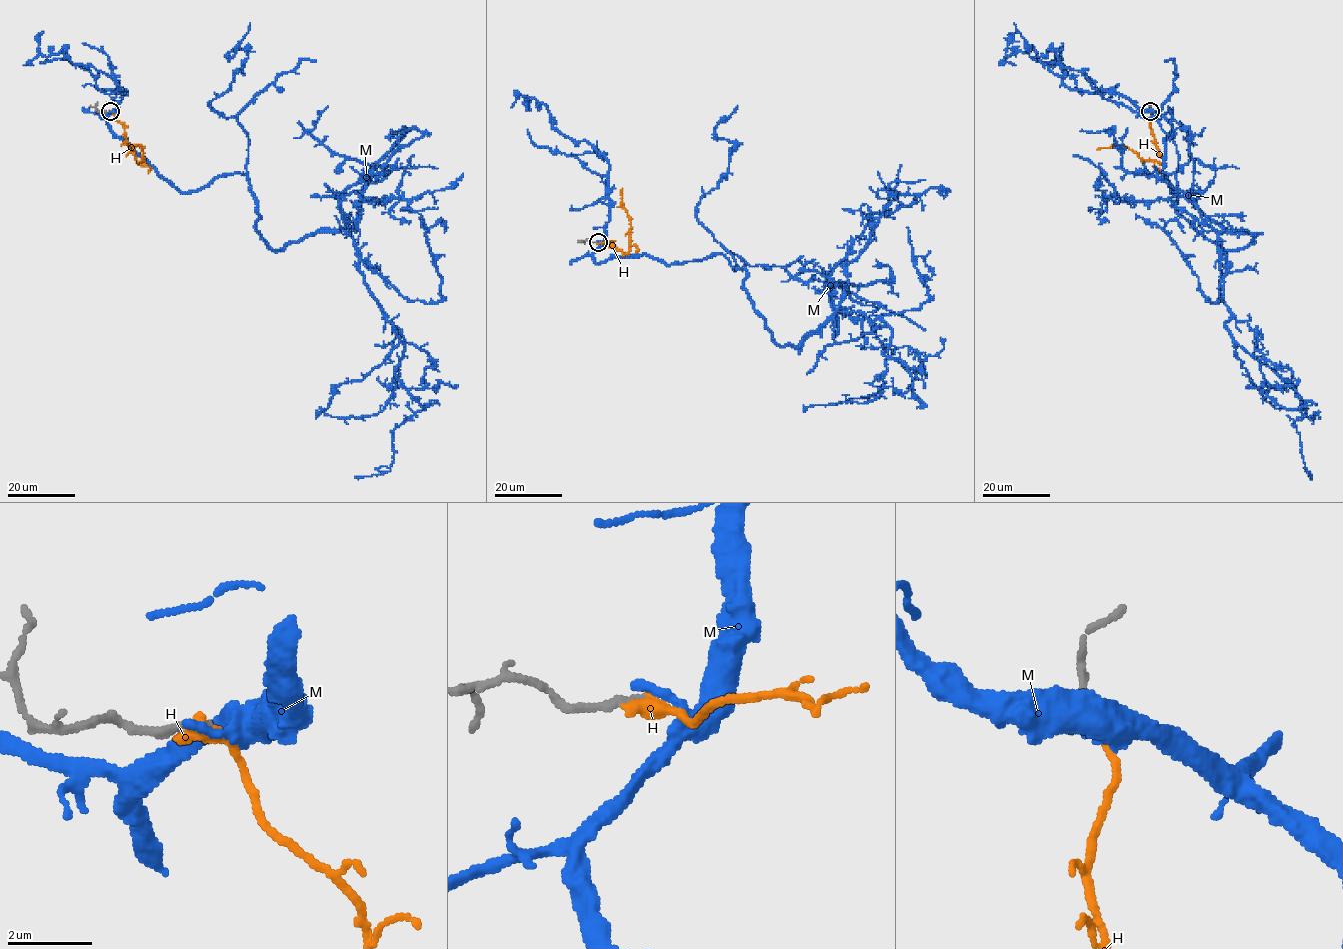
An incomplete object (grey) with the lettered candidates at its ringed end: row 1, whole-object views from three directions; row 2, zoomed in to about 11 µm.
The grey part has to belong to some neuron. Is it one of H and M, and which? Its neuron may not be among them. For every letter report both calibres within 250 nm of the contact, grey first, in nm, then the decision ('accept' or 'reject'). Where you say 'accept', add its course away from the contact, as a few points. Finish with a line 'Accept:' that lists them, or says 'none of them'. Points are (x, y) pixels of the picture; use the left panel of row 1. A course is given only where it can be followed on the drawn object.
H: 200 nm thick on the grey side, 420 nm on the other; accept; it runs (109, 112), (123, 126), (126, 144), (139, 163), (142, 160), (142, 149), (140, 146), (134, 150)
M: 190 nm thick on the grey side, 240 nm on the other; reject
Accept: H

